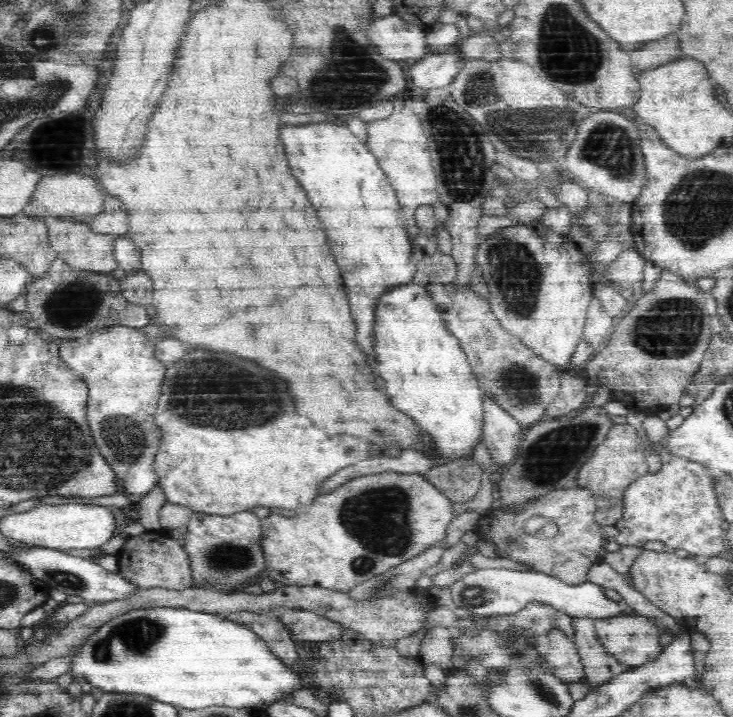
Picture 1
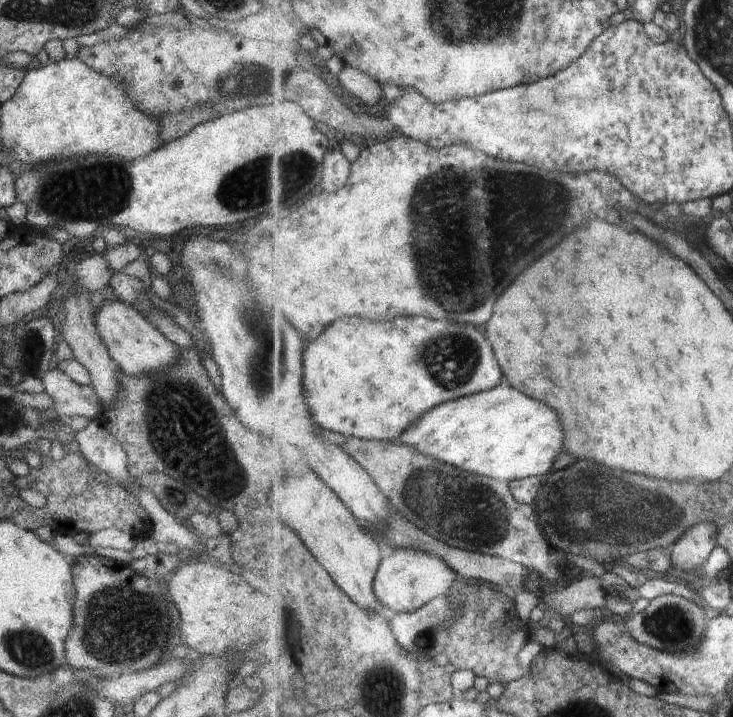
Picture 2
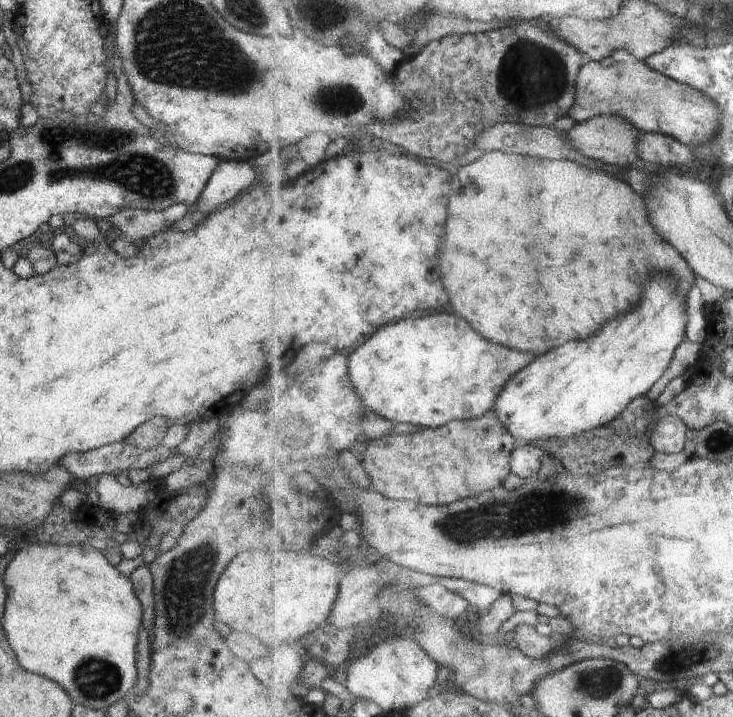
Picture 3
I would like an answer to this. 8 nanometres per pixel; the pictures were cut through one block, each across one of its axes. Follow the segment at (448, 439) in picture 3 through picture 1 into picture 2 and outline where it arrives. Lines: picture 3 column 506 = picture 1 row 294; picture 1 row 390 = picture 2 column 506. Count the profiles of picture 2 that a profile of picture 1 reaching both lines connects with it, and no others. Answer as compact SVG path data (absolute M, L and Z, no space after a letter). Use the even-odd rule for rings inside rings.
M349 437L342 448L363 465L392 502L396 500L396 508L434 538L461 549L529 566L550 582L562 578L553 546L546 540L535 507L516 500L508 481L448 466L398 441Z

